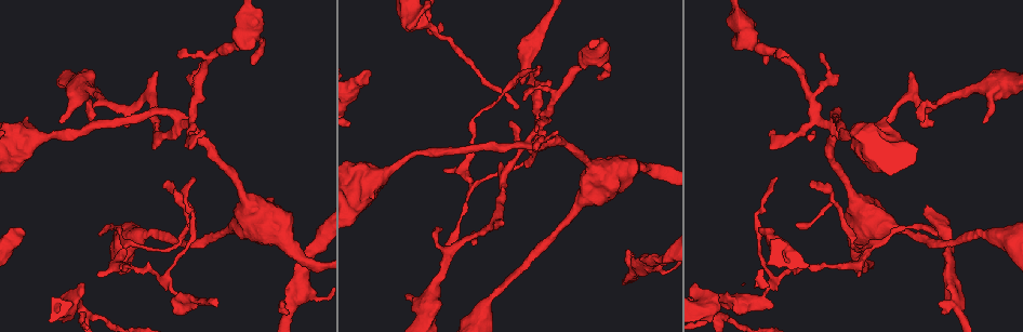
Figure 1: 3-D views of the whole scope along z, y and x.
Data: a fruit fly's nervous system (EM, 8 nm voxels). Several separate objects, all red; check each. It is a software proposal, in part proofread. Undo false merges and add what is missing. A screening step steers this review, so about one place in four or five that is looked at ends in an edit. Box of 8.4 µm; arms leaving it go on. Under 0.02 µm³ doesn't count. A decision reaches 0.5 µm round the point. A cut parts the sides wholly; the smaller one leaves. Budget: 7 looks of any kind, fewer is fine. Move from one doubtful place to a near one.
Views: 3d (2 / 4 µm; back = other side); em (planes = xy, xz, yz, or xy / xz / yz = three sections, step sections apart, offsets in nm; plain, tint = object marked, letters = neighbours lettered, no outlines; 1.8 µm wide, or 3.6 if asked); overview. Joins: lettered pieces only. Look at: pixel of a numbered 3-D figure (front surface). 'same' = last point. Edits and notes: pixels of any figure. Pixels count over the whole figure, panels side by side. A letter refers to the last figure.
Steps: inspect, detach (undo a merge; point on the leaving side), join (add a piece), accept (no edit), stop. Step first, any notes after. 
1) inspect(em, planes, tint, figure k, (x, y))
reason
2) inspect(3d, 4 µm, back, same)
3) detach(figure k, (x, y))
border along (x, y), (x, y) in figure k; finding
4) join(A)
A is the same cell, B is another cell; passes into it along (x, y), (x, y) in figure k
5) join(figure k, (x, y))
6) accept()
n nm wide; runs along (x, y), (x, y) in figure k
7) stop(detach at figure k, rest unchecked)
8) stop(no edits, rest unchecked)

inspect(3d, 4 µm, figure 1, (819, 54))
free end

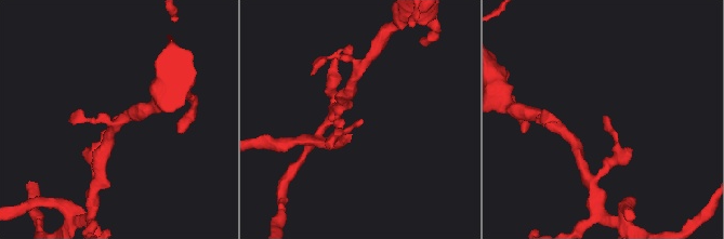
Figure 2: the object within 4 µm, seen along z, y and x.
inspect(em, xz, step 8, tint, figure 2, (360, 122))

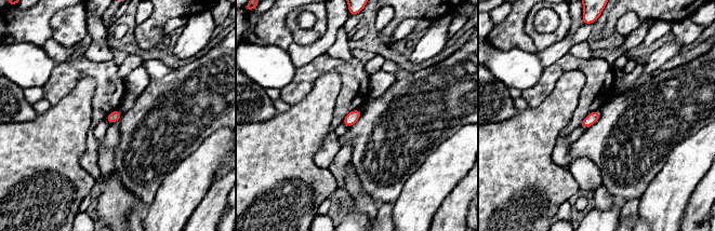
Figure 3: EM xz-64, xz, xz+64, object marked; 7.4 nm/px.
inspect(em, planes, letters, same)

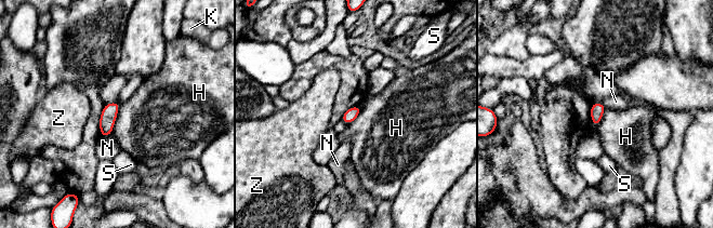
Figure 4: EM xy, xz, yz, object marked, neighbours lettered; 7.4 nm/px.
accept()
90 nm wide; H, K, N, S and Z are other cells; border along (120, 104), (113, 131), (108, 136) in figure 4; no lettered piece goes on from it

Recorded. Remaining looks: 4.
inspect(em, yz, step 4, letters, figure 1, (938, 235))
free end

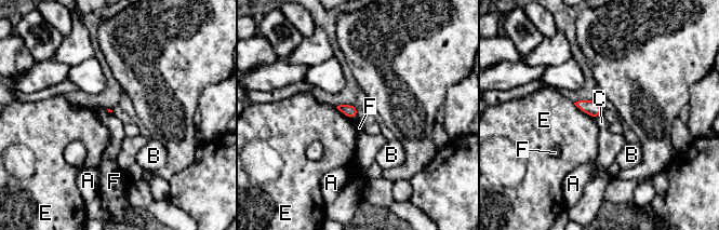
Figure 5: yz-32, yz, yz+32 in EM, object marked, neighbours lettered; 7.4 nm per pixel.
accept()
E touches over 200 nm; A, B, C, E and F are other cells; border along (600, 113), (596, 119) in figure 5; no lettered piece goes on from it

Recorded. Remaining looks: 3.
inspect(3d, 4 µm, figure 1, (831, 122))
looks like a crossing

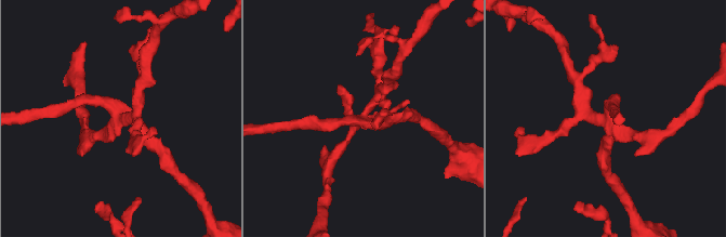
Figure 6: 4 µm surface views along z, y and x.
inspect(em, xz, step 8, tint, figure 6, (610, 118))

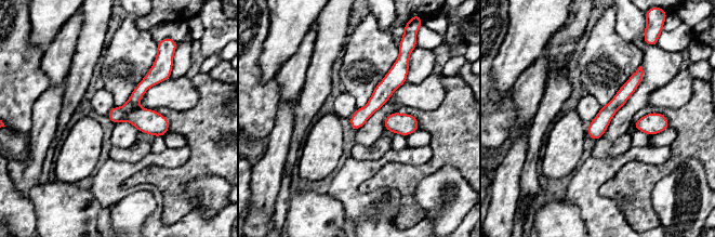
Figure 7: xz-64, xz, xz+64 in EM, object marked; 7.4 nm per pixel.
inspect(em, planes, letters, same)

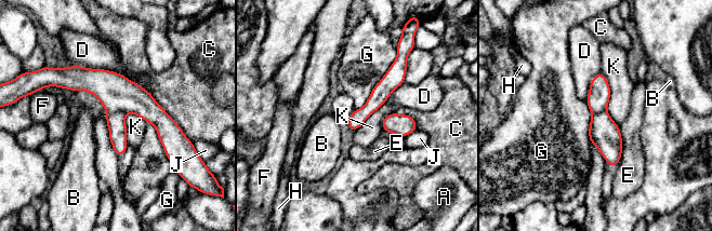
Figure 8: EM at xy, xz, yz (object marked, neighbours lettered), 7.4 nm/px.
detach(figure 8, (116, 121))
A, B, C, D, E, F, G, H, J and K are other cells; the part that leaves runs along (398, 68), (353, 127) in figure 8; a second neuron is stuck on

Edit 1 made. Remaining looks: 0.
stop(detach at figure 8, rest unchecked)

